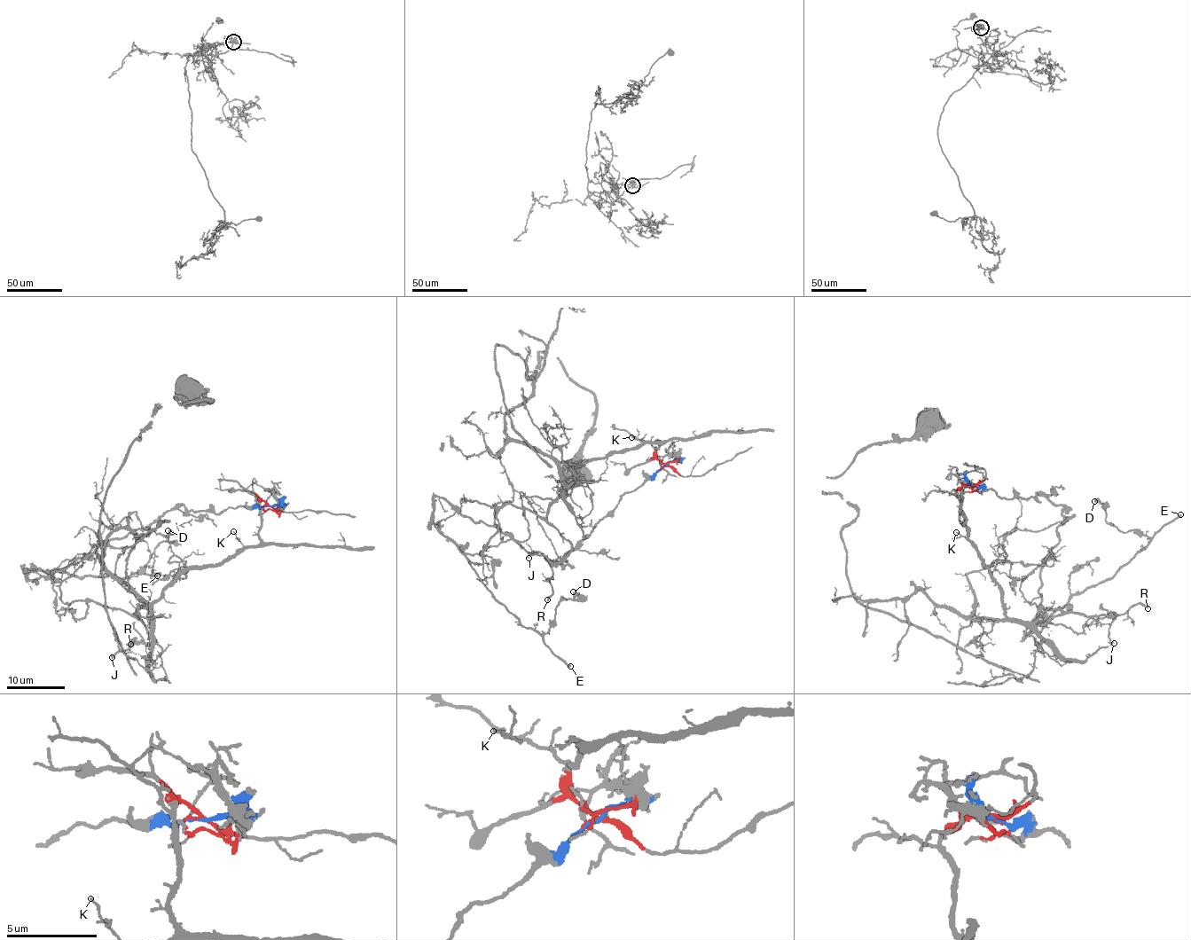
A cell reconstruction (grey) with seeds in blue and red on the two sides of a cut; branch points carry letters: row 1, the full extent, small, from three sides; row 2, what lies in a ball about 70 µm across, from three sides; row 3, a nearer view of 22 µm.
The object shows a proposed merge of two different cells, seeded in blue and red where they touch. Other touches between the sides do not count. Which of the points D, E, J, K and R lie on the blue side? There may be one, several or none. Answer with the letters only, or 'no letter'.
D, E

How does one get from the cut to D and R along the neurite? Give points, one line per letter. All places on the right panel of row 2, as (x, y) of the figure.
D: (972, 485), (1063, 508), (1024, 636), (1147, 545), (1093, 501)
R: (972, 485), (955, 492), (960, 524), (1007, 617), (1032, 622), (1042, 607), (1109, 618), (1138, 604), (1147, 607)

